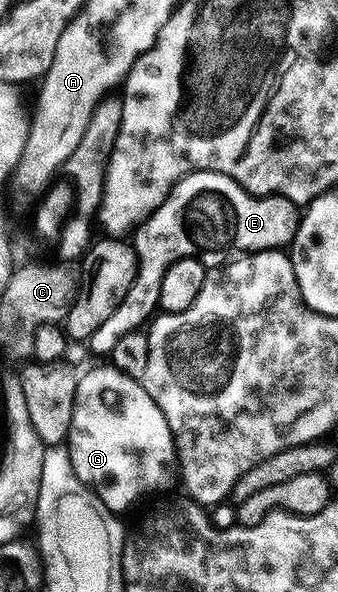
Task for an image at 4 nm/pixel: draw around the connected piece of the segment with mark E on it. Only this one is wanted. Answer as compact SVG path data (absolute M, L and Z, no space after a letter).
M199 169L182 177L181 182L174 185L161 206L144 223L138 225L132 234L134 237L131 237L131 244L133 250L137 252L137 274L131 283L131 291L127 291L127 295L123 295L123 303L119 303L119 307L115 307L115 311L111 311L109 318L92 333L88 339L87 348L93 353L112 354L115 343L119 343L119 339L123 339L123 335L141 329L158 312L157 296L159 287L163 283L163 275L167 275L167 271L175 262L184 257L197 257L201 255L201 252L217 253L220 251L225 237L217 230L217 225L219 228L225 229L226 235L233 240L234 247L241 249L237 251L250 254L262 253L265 249L284 250L292 242L298 220L298 206L286 197L276 195L254 197L239 183L235 183L235 179L222 173Z

